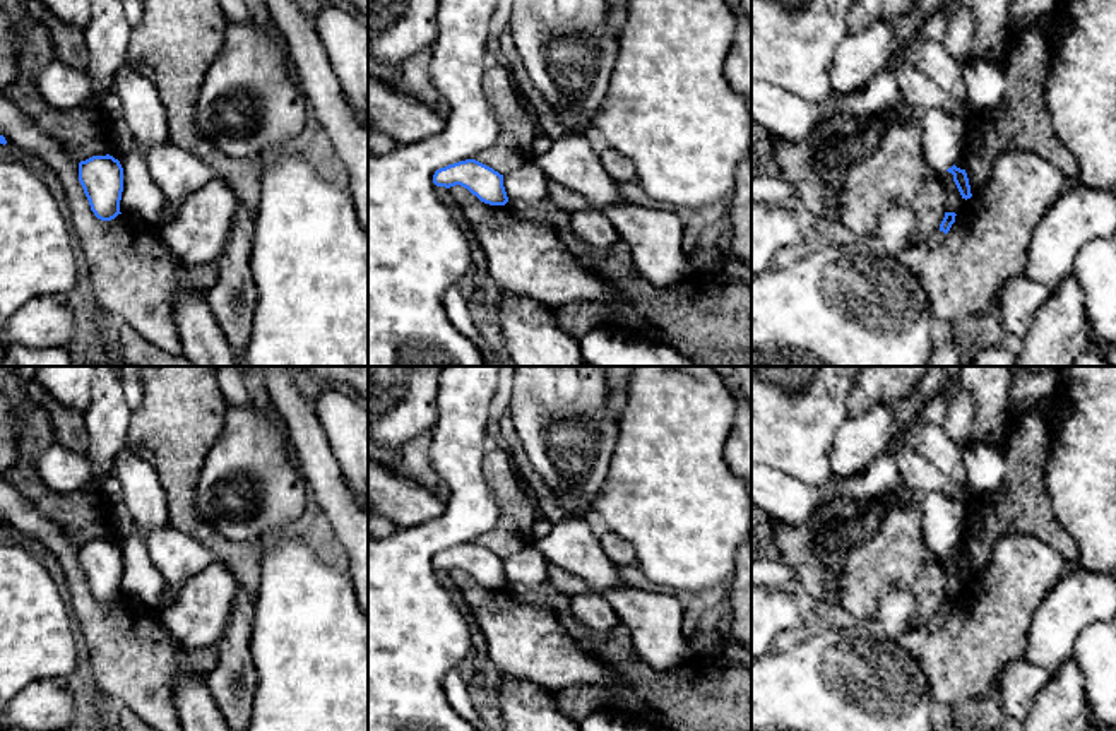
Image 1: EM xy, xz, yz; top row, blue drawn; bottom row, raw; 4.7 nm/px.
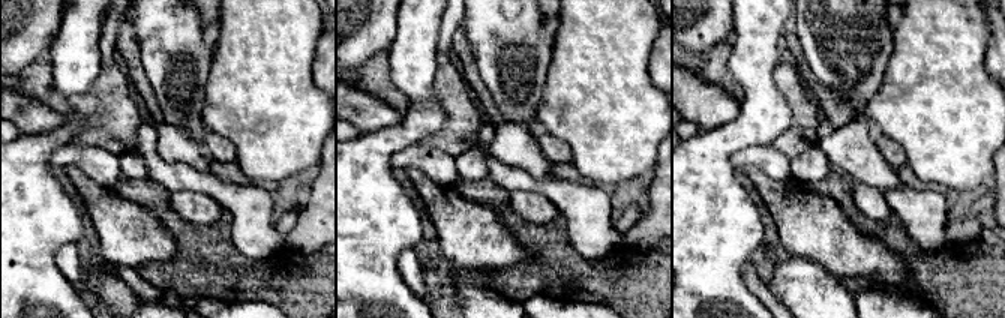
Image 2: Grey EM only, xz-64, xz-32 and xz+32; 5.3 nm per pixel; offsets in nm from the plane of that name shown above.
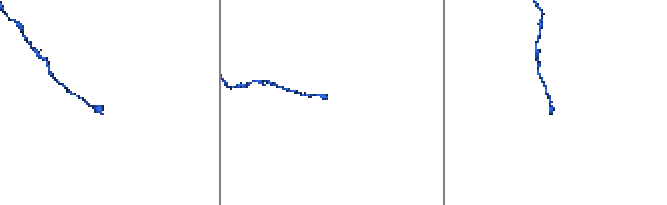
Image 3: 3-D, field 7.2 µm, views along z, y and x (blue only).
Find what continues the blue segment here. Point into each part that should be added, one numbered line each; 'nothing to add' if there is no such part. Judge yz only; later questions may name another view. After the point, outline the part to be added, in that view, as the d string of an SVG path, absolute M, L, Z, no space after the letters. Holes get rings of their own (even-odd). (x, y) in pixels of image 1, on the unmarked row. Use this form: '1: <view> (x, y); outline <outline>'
1: yz (937, 622); outline M935 615L931 620L929 620L929 623L926 625L926 632L928 633L935 633L935 632L938 632L941 627L943 627L943 623L947 621L947 618L943 616L943 615Z

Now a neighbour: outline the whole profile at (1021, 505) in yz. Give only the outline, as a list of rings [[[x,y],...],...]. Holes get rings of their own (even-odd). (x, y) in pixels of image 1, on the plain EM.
[[[1025,411],[1003,450],[1006,472],[1001,486],[988,495],[972,495],[964,505],[962,541],[972,579],[988,567],[996,541],[1008,534],[1036,536],[1068,565],[1080,558],[1075,539],[1053,514],[1046,490],[1049,454],[1049,428],[1037,413]]]

